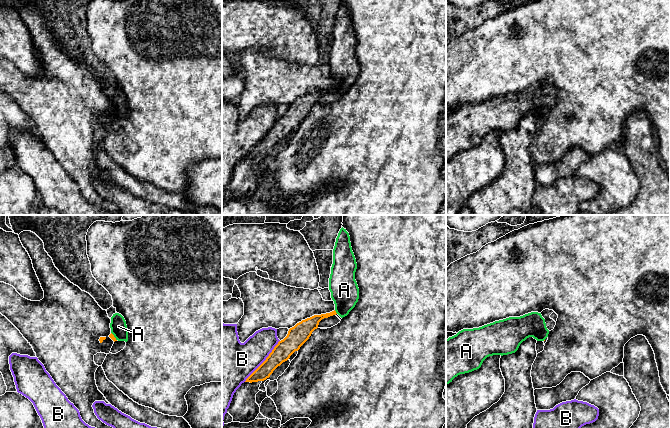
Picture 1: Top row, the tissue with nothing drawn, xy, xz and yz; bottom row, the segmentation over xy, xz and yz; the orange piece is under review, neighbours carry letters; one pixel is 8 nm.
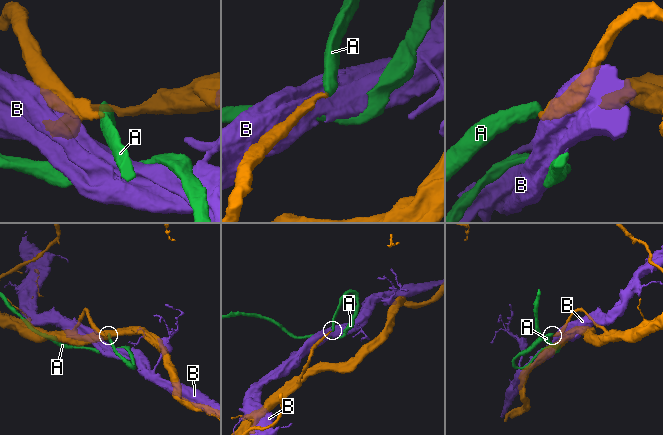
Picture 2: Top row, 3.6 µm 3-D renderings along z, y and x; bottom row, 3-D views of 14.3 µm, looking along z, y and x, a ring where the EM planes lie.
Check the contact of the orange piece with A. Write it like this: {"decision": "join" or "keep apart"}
{"decision": "join"}

